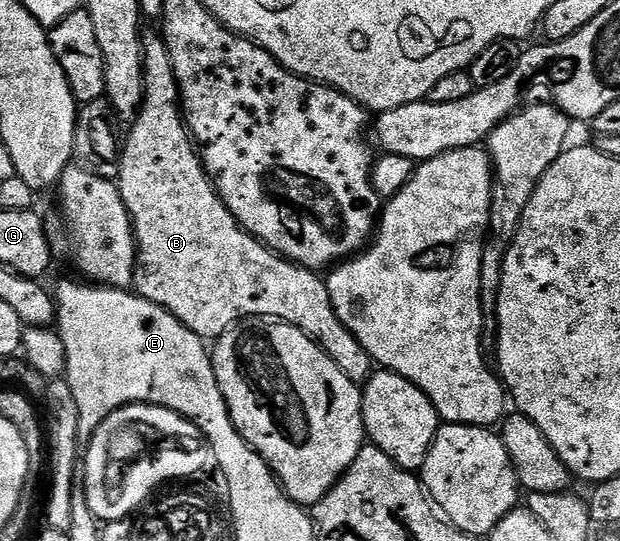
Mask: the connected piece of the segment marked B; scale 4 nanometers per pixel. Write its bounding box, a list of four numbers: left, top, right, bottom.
[118,32,374,384]

